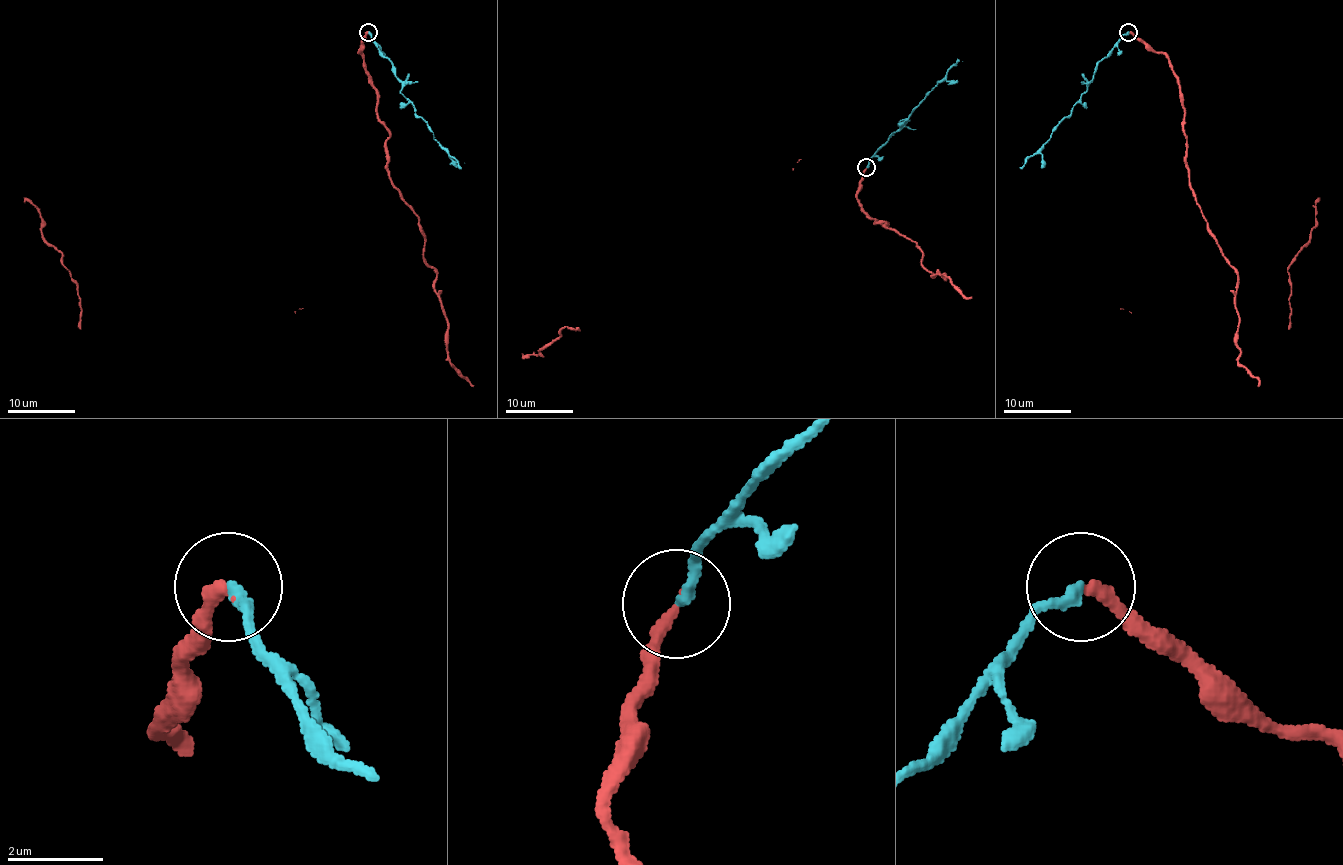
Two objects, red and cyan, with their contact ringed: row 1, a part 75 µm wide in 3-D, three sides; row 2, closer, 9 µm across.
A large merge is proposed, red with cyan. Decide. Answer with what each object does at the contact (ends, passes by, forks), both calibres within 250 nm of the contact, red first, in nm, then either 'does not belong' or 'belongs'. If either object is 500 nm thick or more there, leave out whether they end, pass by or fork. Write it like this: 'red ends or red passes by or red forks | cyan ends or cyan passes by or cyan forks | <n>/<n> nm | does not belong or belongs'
red ends | cyan ends | 260/240 nm | does not belong

